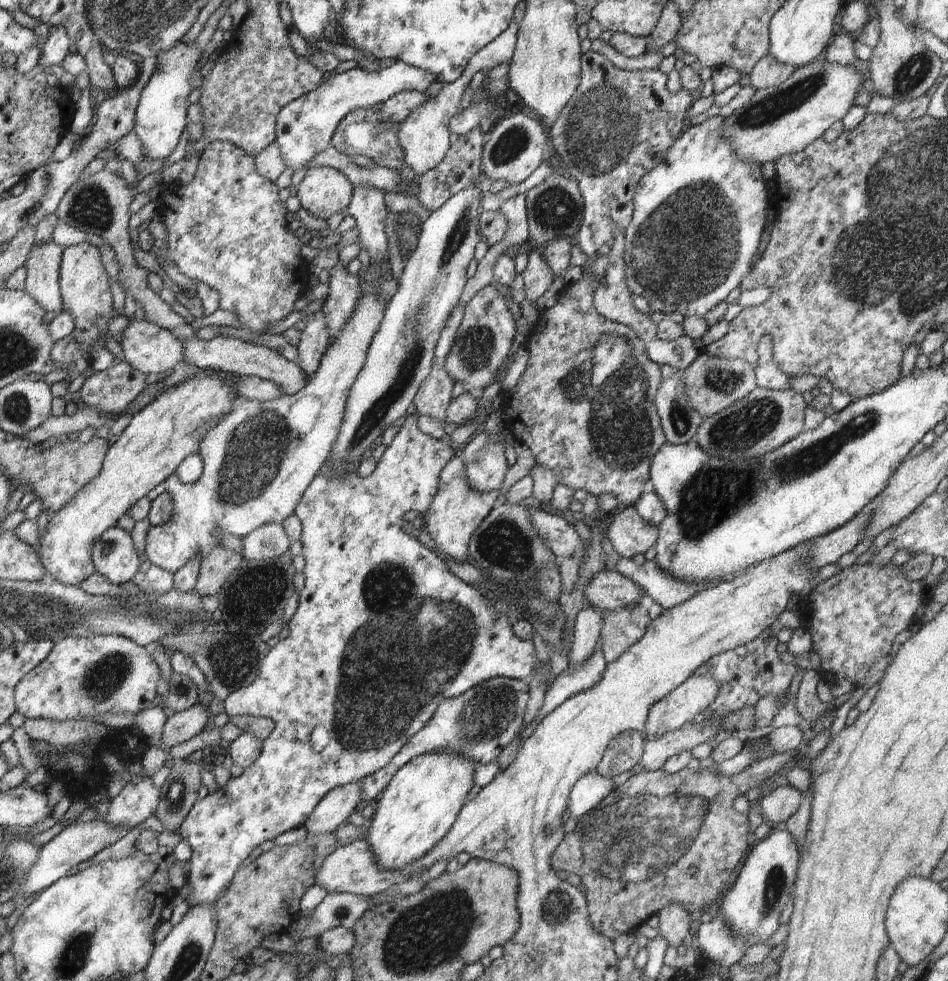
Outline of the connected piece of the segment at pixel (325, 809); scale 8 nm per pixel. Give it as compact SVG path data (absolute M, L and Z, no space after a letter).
M359 781L333 789L315 808L303 826L310 835L334 833L363 805Z

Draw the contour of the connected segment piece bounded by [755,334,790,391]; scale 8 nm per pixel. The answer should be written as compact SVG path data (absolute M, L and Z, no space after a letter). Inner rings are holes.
M768 334L762 335L757 347L759 360L755 369L756 385L766 389L784 391L790 388L790 378L774 365L773 348L772 338Z

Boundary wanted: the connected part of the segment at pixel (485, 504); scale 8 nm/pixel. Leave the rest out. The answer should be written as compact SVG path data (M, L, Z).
M454 456L444 466L439 477L439 486L433 502L422 513L424 528L430 533L436 546L446 555L447 559L452 558L454 562L461 563L469 561L469 541L476 528L484 521L494 509L494 503L499 496L498 491L490 493L478 493L467 484L467 477L464 471L462 460Z

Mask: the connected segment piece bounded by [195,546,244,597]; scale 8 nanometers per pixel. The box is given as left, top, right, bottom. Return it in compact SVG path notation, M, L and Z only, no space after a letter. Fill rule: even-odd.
M218 546L200 562L195 592L200 597L218 596L224 582L234 570L238 570L242 566L243 560L241 553L235 554Z

